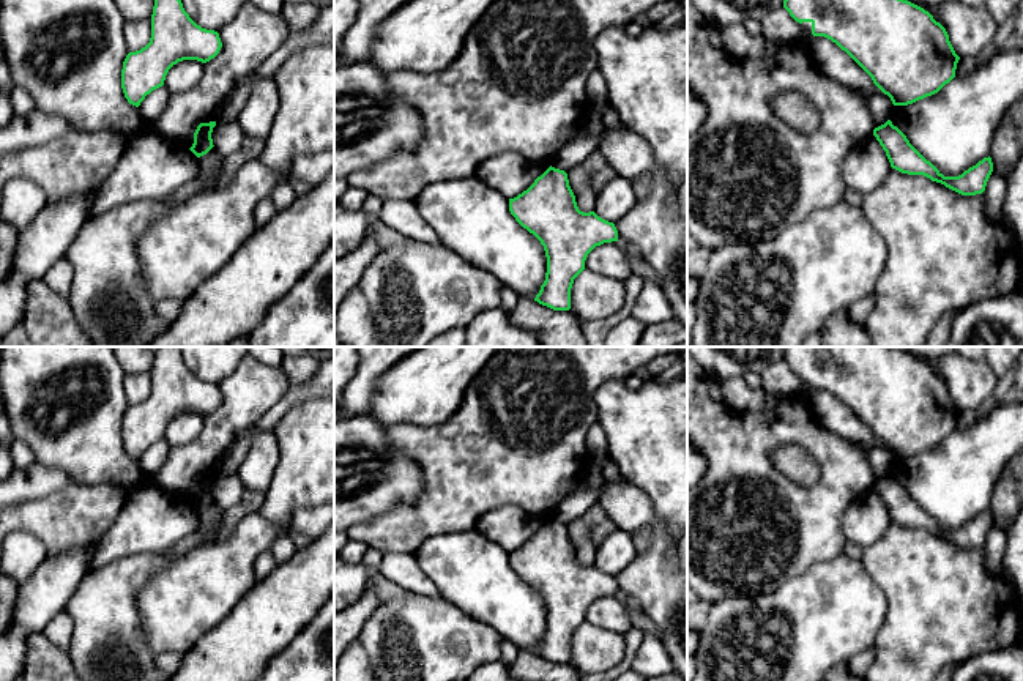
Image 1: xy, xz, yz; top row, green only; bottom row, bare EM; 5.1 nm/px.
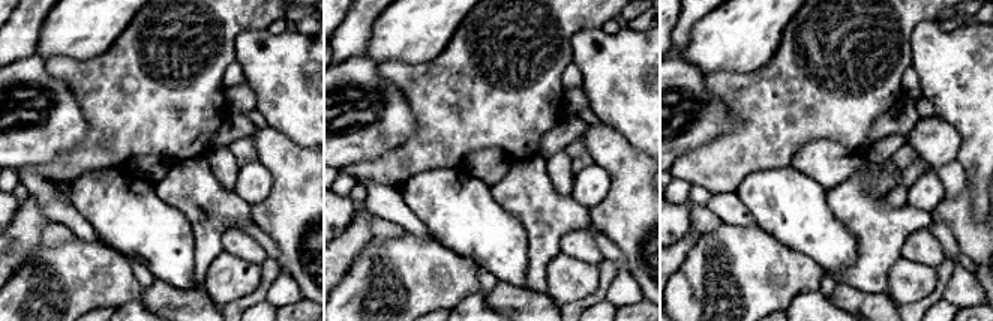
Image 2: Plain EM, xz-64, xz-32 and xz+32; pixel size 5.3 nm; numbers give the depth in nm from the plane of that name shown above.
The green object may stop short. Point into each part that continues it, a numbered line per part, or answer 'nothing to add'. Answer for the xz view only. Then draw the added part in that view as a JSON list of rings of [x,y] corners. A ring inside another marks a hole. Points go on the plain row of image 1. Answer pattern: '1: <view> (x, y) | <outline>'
nothing to add

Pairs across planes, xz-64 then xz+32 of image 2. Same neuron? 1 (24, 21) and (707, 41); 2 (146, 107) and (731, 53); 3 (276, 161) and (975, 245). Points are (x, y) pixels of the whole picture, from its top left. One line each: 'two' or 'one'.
1: two
2: two
3: one

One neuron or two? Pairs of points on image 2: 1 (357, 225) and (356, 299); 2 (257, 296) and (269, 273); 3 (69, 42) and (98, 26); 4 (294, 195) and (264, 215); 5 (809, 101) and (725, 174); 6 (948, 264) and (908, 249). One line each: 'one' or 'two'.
1: two
2: one
3: one
4: one
5: one
6: two

